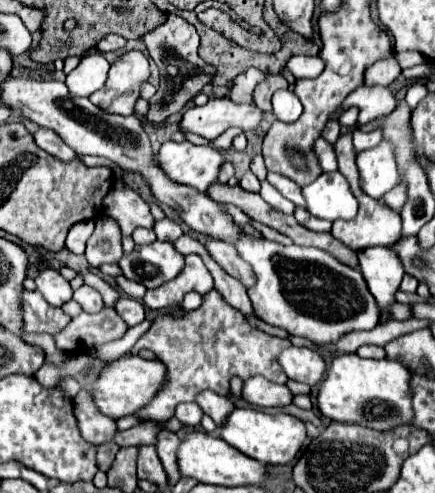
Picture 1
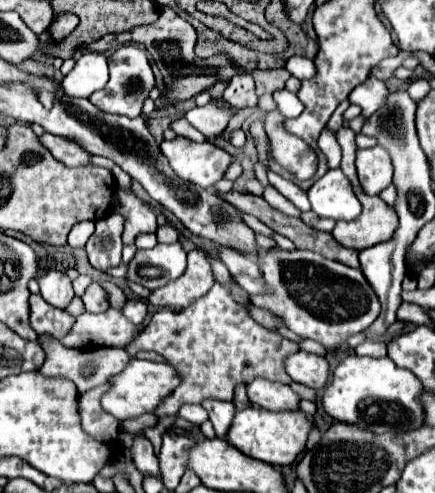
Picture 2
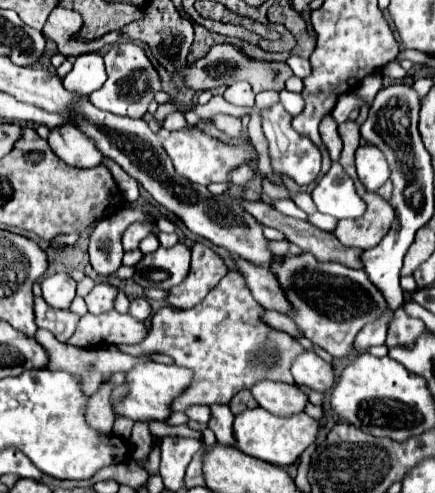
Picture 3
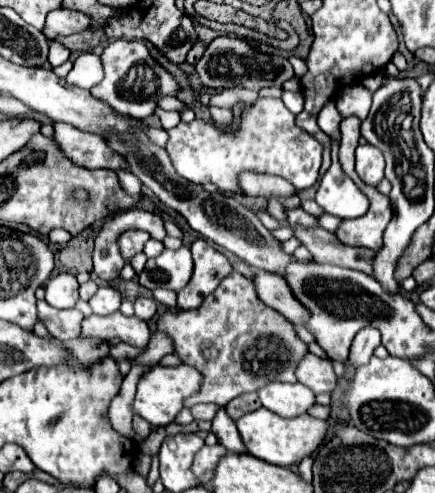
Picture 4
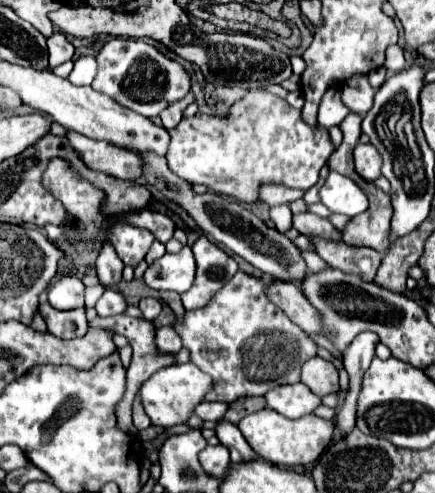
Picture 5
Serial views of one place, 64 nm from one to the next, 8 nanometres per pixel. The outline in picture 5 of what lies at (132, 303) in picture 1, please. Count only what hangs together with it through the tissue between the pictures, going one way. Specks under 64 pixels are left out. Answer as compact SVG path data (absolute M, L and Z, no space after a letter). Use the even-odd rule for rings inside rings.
M142 298L140 304L138 304L138 308L142 310L142 318L144 320L154 320L160 314L162 304L160 304L158 298Z

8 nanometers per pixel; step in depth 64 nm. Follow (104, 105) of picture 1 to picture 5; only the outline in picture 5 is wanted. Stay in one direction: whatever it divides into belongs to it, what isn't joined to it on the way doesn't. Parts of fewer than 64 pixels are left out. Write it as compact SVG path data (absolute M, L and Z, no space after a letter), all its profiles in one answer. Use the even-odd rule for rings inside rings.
M108 40L98 56L98 74L92 82L96 92L102 92L116 100L120 106L138 112L146 118L158 116L164 108L172 102L184 98L190 90L190 76L188 72L168 58L164 58L154 46L142 40Z

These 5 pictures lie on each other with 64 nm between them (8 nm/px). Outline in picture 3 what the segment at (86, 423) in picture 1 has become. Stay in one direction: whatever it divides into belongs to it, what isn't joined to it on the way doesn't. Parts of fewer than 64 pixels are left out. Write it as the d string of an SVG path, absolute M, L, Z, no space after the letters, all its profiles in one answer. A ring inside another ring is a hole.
M114 374L106 384L102 384L90 398L86 404L86 422L88 426L92 426L96 432L100 434L112 434L112 426L114 426L114 412L110 408L110 394L114 388L118 388L122 384L124 374Z

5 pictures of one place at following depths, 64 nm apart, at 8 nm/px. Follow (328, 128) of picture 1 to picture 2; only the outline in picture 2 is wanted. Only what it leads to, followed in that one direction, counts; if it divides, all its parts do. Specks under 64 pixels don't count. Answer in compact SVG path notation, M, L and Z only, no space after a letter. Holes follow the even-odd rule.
M344 100L338 108L336 108L336 112L330 116L330 120L328 120L328 124L326 124L326 128L330 130L330 132L338 132L340 128L342 128L342 114L344 114L344 110L350 106L350 102L348 100Z

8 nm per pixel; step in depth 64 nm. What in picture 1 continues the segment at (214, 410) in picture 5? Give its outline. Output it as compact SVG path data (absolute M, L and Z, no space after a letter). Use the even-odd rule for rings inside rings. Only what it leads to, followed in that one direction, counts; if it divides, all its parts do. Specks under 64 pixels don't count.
M190 402L190 404L178 404L176 406L176 414L174 414L184 426L198 426L204 412L198 408L196 402Z

